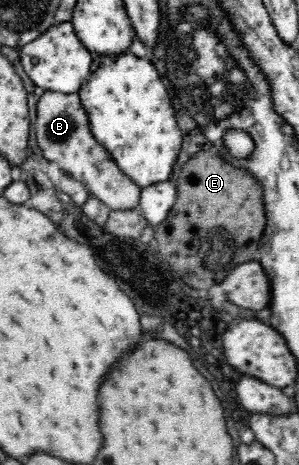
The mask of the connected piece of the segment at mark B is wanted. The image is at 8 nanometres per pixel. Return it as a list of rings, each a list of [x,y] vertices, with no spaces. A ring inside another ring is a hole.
[[[45,92],[39,100],[35,134],[38,145],[47,160],[56,162],[61,169],[85,185],[90,195],[102,200],[110,210],[131,210],[137,208],[141,190],[131,179],[124,176],[111,159],[109,151],[97,143],[91,130],[87,114],[81,106],[77,93]]]

